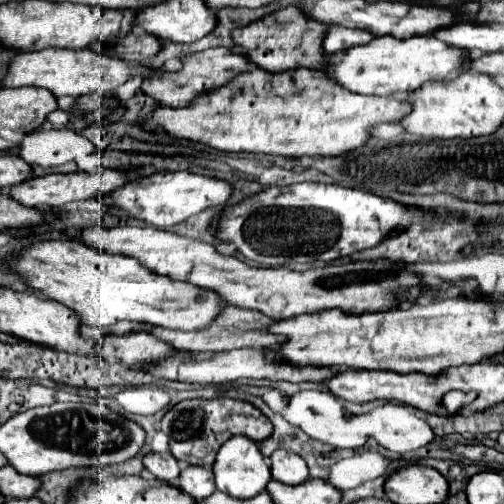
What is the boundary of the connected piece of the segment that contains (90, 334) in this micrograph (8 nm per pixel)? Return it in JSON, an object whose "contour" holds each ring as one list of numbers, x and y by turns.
{"contour":[[228,306,222,310,222,314,218,314,218,318,206,328,206,330,200,330,200,332,176,332,176,330,166,330,166,328,158,328,154,324,146,324,146,322,118,322,114,326,108,326,108,328,96,328,96,326,84,326,80,328,80,336,86,338,86,340,100,340,104,336,110,336,110,334,116,334,116,336,122,336,122,334,130,334,130,332,150,332,154,334,156,338,164,340,166,344,170,344,172,348,184,348,184,350,192,350,192,352,226,352,226,350,234,350,234,348,262,348,262,346,270,346,270,344,280,344,282,342,282,336,276,336,276,334,270,334,266,332,266,328,272,324,274,320,256,312,256,310,244,310,244,308,236,308,236,306]]}

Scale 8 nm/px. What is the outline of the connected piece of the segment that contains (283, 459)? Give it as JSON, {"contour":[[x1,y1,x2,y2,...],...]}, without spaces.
{"contour":[[276,450,272,456,272,478,282,484,302,484,308,480,308,466,304,458,298,454,292,454,288,450]]}

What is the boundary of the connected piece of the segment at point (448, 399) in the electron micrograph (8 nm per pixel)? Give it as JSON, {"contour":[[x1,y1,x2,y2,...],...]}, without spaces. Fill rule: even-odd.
{"contour":[[460,390,446,392,446,394,444,394,444,398,442,398,442,406,446,408,446,412,448,412,450,416,458,414,458,410,460,410,460,408,464,408,464,406,468,406,468,404,470,404,468,396,466,396,464,392,460,392]]}

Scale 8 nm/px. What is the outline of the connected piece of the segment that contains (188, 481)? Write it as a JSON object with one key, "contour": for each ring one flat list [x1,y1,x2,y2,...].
{"contour":[[186,466,182,470,182,476,178,478,180,488,184,492,188,492,190,496,194,496,196,500,204,500,208,498,214,490,214,474,208,468,198,468,198,466]]}

